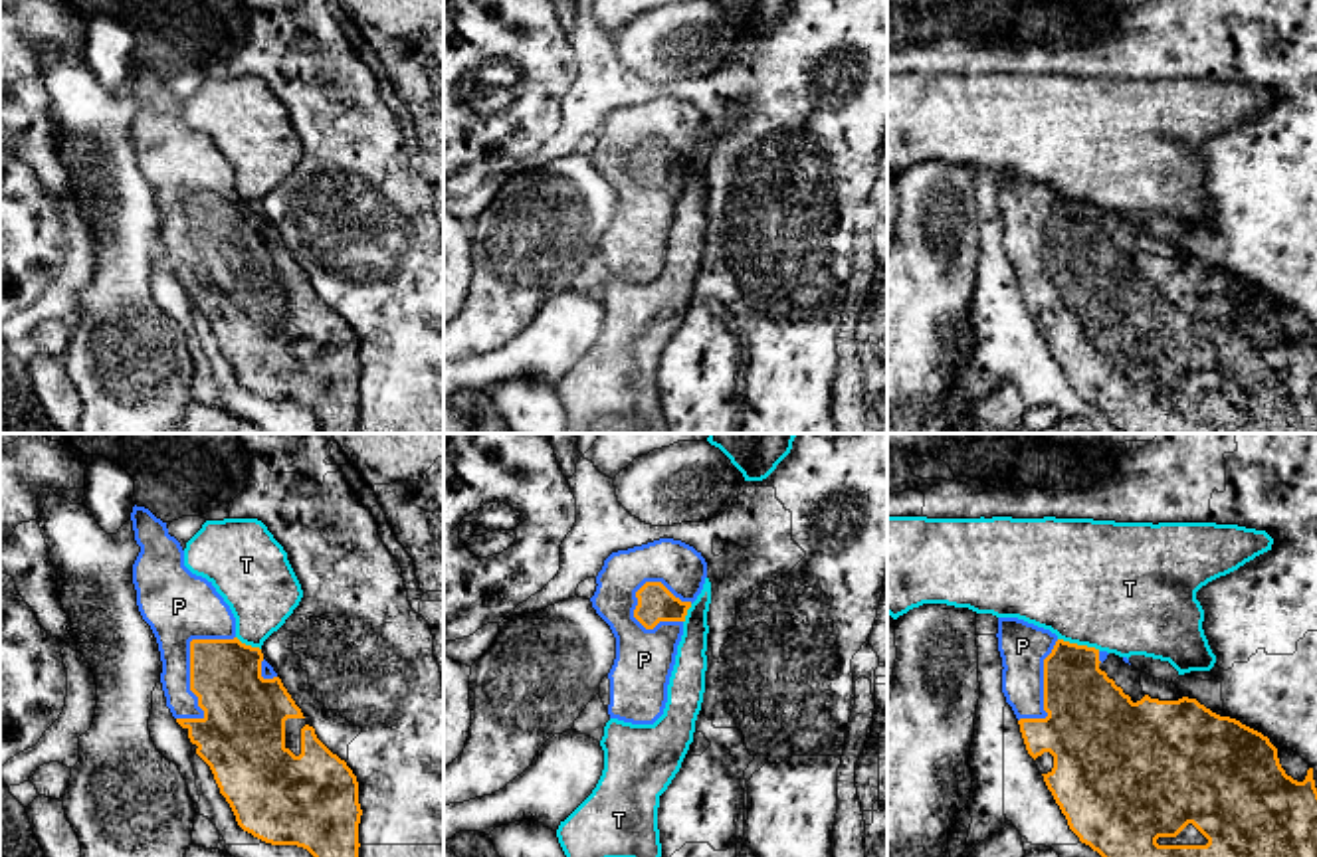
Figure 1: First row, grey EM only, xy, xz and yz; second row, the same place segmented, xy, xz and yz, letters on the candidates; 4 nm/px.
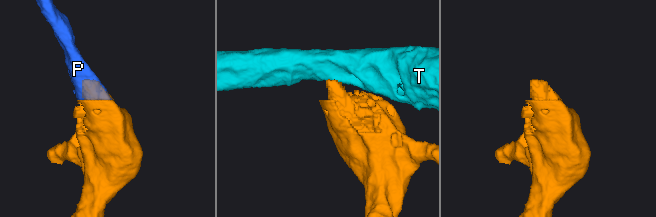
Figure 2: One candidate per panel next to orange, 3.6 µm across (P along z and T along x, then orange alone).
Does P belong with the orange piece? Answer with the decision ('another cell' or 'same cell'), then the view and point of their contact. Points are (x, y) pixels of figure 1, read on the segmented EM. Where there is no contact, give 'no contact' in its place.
same cell; meets orange in xy at (191, 669)

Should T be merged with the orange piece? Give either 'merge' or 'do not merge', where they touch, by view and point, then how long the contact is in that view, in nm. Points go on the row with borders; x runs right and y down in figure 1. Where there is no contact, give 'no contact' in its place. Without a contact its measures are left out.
do not merge; meets orange in yz at (1080, 646); contact 180 nm long

